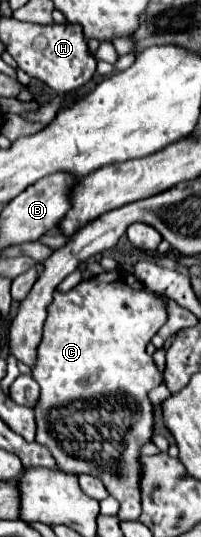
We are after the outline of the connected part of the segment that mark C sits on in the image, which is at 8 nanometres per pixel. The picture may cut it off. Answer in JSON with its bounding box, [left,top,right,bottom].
[31,269,167,521]

